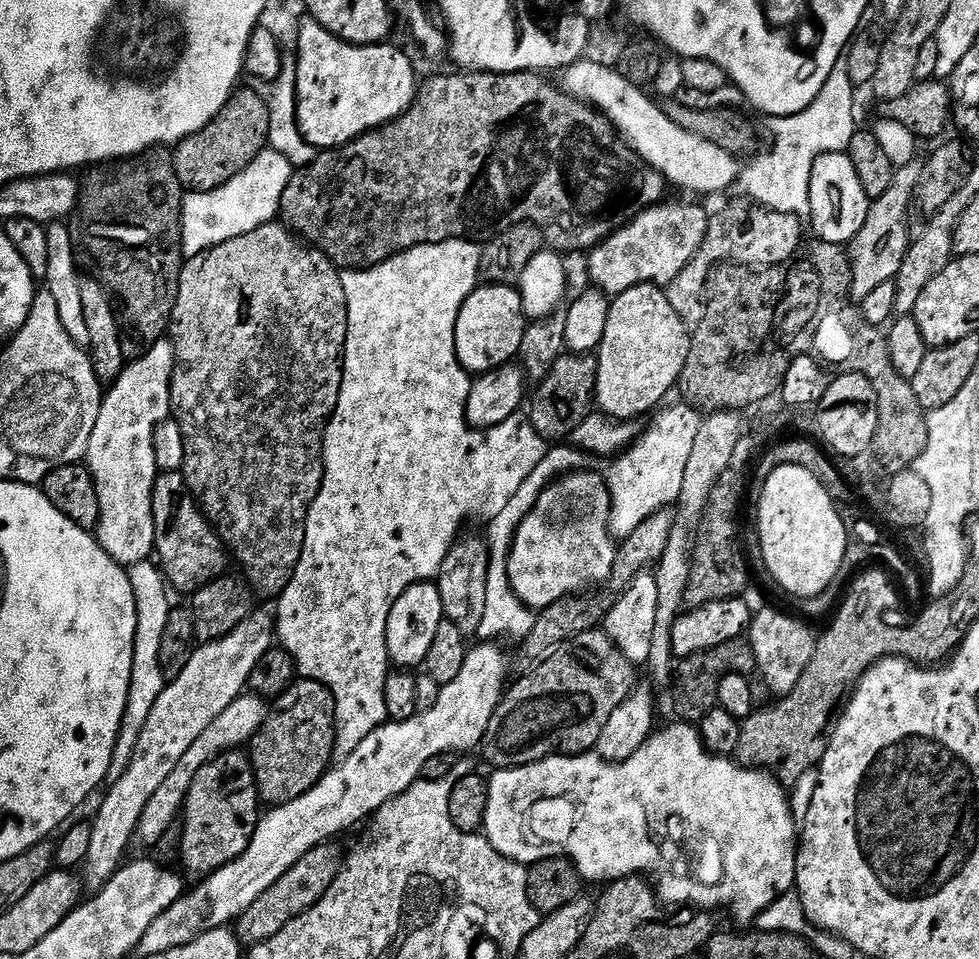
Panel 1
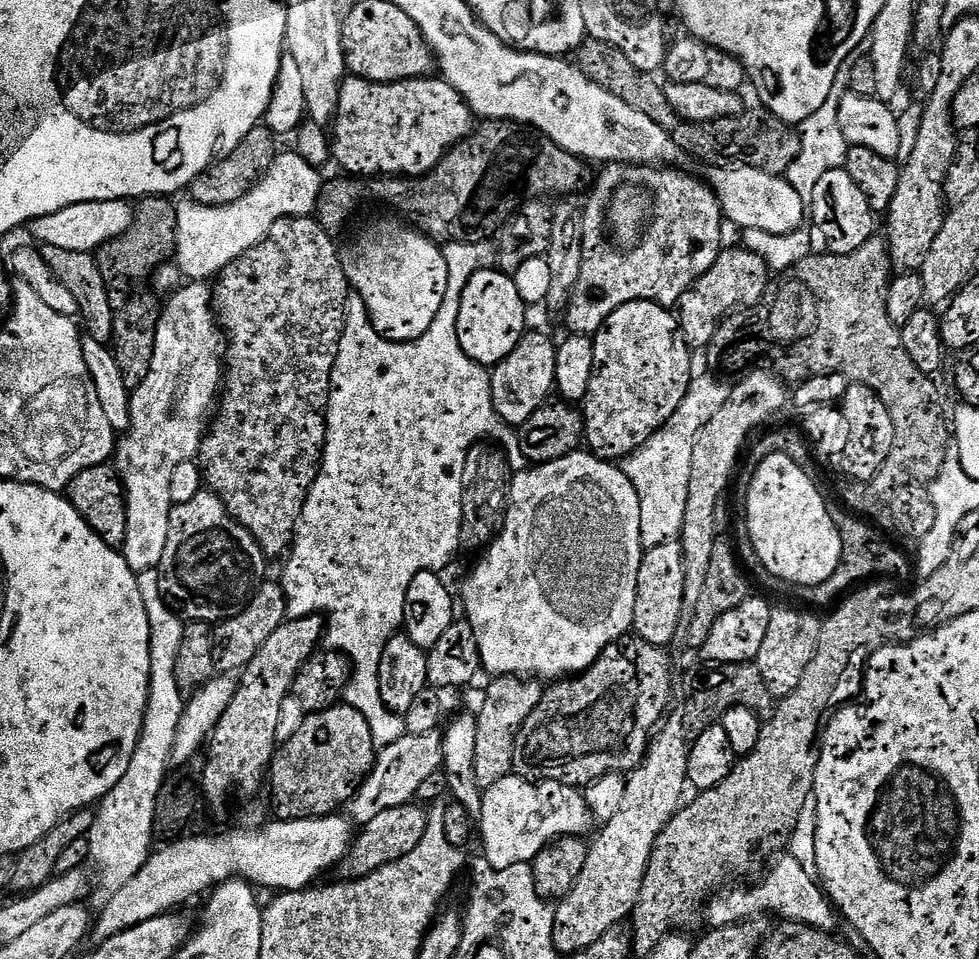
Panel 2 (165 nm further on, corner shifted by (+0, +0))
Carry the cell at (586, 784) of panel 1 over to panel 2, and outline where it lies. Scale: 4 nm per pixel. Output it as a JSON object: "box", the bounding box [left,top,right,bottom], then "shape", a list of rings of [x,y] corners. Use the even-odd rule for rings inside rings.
{"box":[478,774,594,868],"shape":[[[509,774],[494,786],[490,786],[483,793],[481,812],[478,815],[480,821],[480,836],[484,839],[483,859],[492,868],[504,868],[520,861],[532,861],[547,844],[559,840],[562,836],[585,835],[584,831],[594,824],[592,812],[588,803],[577,789],[554,782],[553,780],[542,780],[533,782],[519,774]]]}

